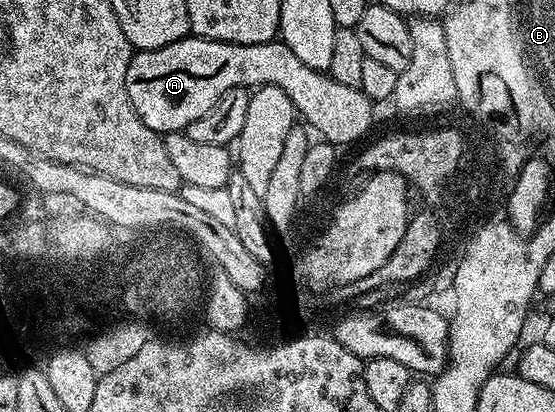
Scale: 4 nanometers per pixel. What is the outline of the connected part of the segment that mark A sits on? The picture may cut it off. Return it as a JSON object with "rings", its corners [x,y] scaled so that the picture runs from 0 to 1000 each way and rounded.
{"rings":[[[337,87],[295,117],[236,129],[227,187],[238,262],[245,262],[267,311],[294,330],[333,318],[339,301],[360,291],[420,209],[495,209],[505,223],[519,223],[519,243],[526,243],[542,294],[604,359],[649,342],[674,296],[676,250],[652,218],[613,204],[593,177],[564,170],[506,97],[434,112]]]}

